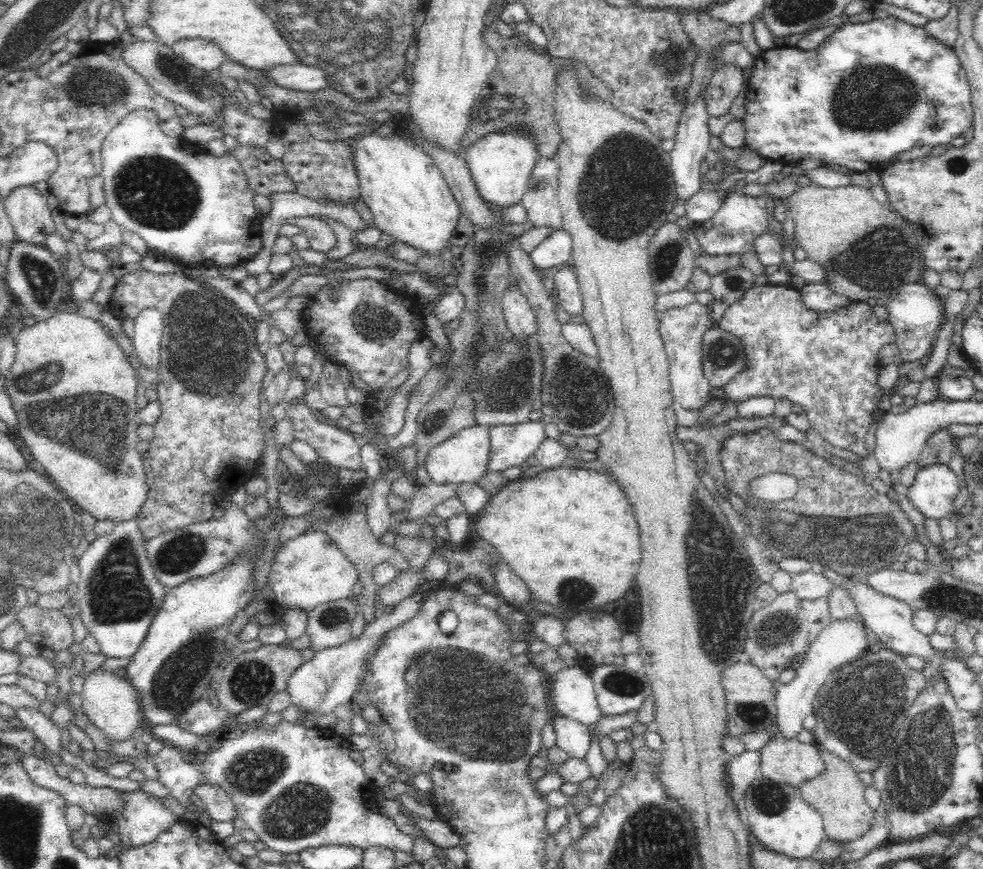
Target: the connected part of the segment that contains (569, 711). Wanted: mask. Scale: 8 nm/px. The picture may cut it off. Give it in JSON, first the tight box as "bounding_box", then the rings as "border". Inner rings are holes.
{"bounding_box":[547,665,602,726],"border":[[[577,665],[565,667],[547,678],[552,683],[548,700],[556,714],[587,726],[598,722],[602,714],[590,672]]]}

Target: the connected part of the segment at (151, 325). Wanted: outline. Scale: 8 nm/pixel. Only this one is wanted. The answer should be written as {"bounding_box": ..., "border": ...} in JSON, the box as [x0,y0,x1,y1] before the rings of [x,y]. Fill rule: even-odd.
{"bounding_box":[131,310,162,370],"border":[[[147,310],[138,314],[134,322],[131,340],[133,340],[136,357],[143,365],[156,370],[161,358],[162,317],[153,310]]]}

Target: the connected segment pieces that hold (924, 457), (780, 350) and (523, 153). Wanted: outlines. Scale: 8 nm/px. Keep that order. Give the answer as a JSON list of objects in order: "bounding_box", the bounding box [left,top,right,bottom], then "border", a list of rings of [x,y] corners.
[{"bounding_box":[918,428,959,468],"border":[[[947,428],[934,432],[926,441],[925,448],[918,458],[918,468],[931,464],[948,465],[957,450],[958,440],[959,438],[952,436]]]},{"bounding_box":[716,284,896,458],"border":[[[791,284],[754,286],[742,299],[728,305],[716,324],[742,341],[745,356],[745,368],[722,387],[723,402],[738,404],[752,396],[769,396],[775,401],[786,398],[792,404],[802,406],[810,426],[827,445],[851,450],[860,458],[868,454],[866,434],[878,411],[876,403],[882,395],[877,383],[881,369],[878,353],[885,344],[894,343],[896,338],[894,327],[888,320],[878,320],[872,306],[865,301],[852,301],[834,310],[814,312],[804,304],[800,290]]]},{"bounding_box":[464,126,540,210],"border":[[[529,126],[517,130],[504,130],[504,133],[488,134],[468,147],[464,157],[480,197],[504,210],[521,203],[528,189],[532,170],[540,158]]]}]

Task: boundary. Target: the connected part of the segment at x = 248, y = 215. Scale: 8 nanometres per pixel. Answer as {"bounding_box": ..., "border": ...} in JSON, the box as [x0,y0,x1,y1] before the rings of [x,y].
{"bounding_box":[102,109,263,265],"border":[[[136,109],[127,114],[102,142],[102,178],[105,205],[123,230],[138,234],[151,253],[186,264],[212,262],[214,265],[240,265],[260,252],[263,218],[254,204],[245,171],[230,153],[223,156],[200,154],[198,145],[188,146],[184,138],[163,134],[154,109]]]}

